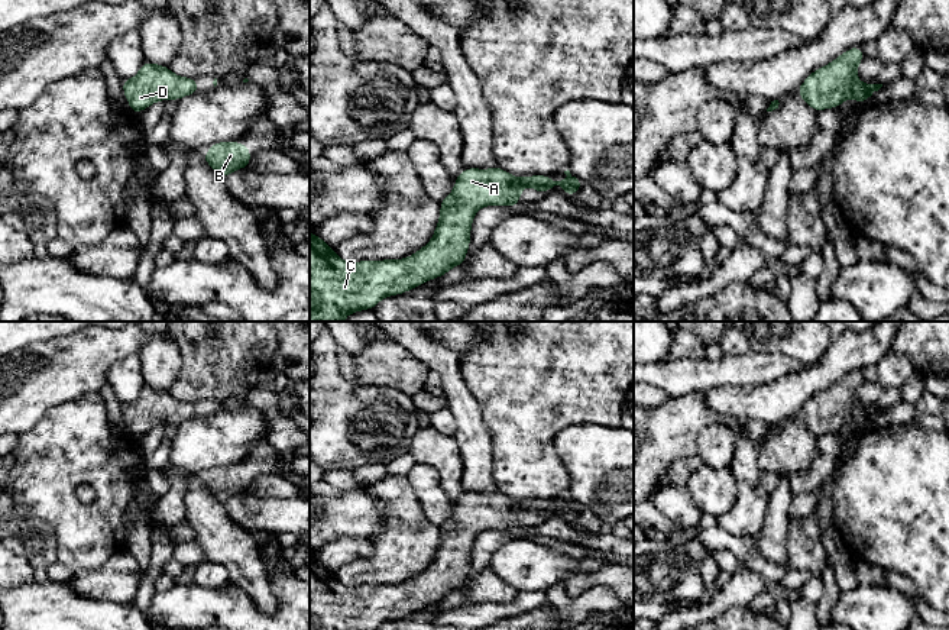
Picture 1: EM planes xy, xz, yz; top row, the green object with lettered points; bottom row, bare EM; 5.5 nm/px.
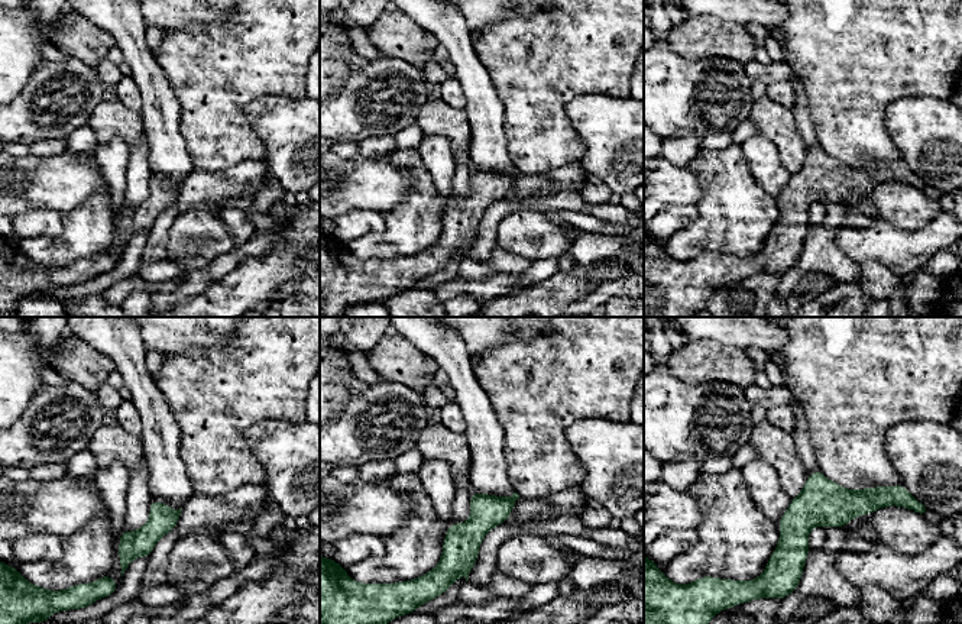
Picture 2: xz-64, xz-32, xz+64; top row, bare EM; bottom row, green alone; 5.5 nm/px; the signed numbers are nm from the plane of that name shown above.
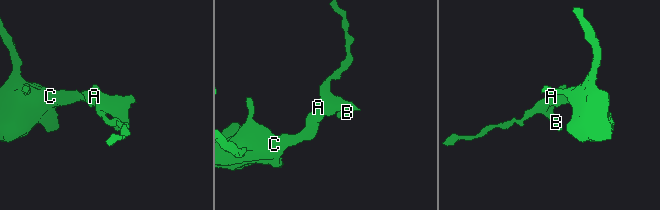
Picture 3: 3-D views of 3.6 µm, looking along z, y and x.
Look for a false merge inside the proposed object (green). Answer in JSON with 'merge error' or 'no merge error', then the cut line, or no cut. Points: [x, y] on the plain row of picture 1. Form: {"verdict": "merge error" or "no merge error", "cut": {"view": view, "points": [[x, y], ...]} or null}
{"verdict": "no merge error", "cut": null}

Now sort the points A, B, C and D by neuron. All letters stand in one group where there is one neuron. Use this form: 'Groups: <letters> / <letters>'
Groups: A B C D

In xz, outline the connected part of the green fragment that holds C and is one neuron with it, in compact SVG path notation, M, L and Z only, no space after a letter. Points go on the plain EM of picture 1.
M499 491L464 492L456 503L453 518L447 518L440 527L440 546L433 563L405 584L346 587L337 581L334 572L310 556L310 630L376 630L385 621L404 618L428 604L446 600L453 591L464 589L473 542L480 532L515 532L521 526L519 516L525 511L537 511L537 520L541 521L545 514L550 517L553 511L560 510L567 521L573 521L583 505L569 494L564 498L564 505L554 505L548 500L516 503Z

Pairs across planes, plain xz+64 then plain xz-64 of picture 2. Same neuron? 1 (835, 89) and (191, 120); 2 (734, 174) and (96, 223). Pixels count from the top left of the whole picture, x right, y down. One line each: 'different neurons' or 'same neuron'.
1: same neuron
2: same neuron

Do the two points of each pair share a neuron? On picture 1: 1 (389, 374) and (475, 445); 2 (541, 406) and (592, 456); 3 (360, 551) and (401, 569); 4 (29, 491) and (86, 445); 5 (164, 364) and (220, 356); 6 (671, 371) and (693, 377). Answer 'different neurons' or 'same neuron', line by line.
1: different neurons
2: different neurons
3: different neurons
4: same neuron
5: different neurons
6: same neuron

